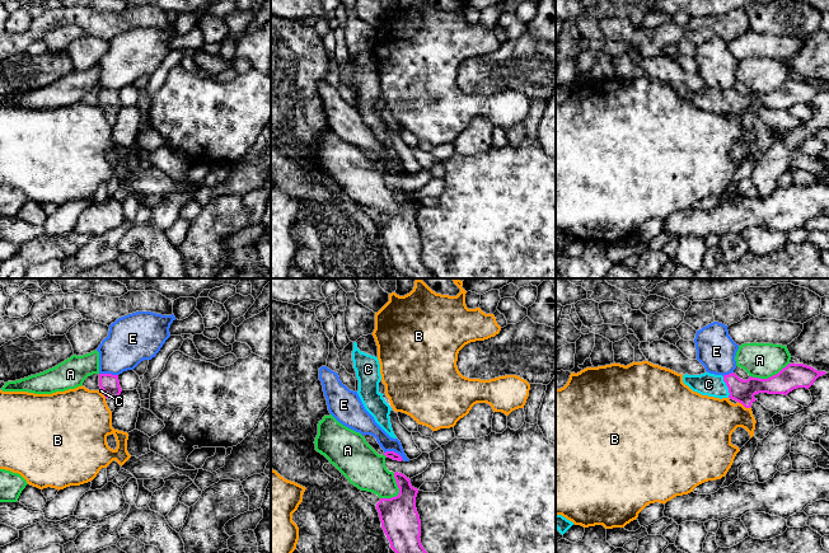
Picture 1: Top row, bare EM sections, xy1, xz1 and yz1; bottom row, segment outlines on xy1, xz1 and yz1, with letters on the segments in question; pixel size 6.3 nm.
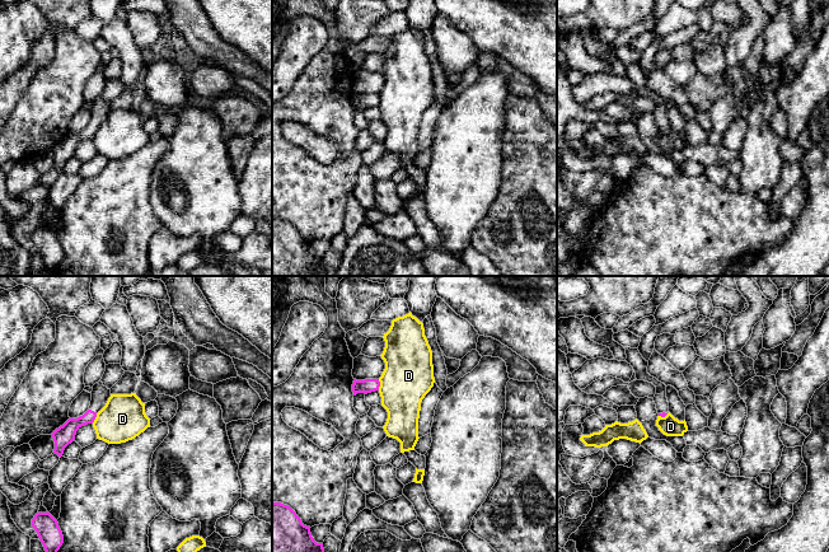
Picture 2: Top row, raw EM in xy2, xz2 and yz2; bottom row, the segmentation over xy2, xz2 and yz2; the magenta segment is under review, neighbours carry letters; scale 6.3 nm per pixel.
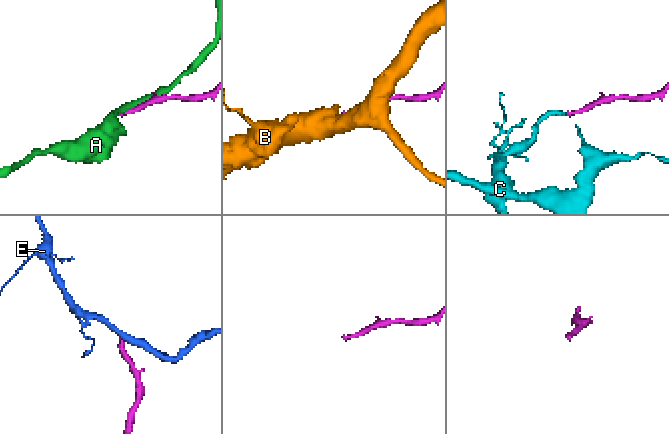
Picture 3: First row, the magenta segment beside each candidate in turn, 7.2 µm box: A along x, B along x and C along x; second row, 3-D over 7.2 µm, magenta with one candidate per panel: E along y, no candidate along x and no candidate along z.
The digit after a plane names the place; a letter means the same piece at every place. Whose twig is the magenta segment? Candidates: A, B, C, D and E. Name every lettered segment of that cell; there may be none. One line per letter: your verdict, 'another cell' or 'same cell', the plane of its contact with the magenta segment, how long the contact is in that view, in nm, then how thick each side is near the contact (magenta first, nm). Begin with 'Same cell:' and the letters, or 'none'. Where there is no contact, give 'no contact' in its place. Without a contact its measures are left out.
Same cell: C
A: another cell; meets magenta in xz1; contact 190 nm long; 240 nm thick on the magenta side, 240 nm on the other
B: another cell; meets magenta in yz1; contact 90 nm long; 140 nm thick on the magenta side, 320 nm on the other
C: same cell; meets magenta in yz1; contact 140 nm long; 140 nm thick on the magenta side, 140 nm on the other
D: another cell; meets magenta in xz2; contact 70 nm long; 90 nm thick on the magenta side, 320 nm on the other
E: another cell; meets magenta in xz1; contact 140 nm long; 50 nm thick on the magenta side, 130 nm on the other

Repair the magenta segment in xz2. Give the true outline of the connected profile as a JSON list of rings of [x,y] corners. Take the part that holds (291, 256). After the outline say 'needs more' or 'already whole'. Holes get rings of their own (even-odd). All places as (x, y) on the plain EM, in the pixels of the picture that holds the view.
[[[272,217],[272,276],[338,276],[337,271],[329,275],[324,270],[323,258],[317,258],[310,248],[310,242],[301,238],[301,234],[287,220]]]; already whole

